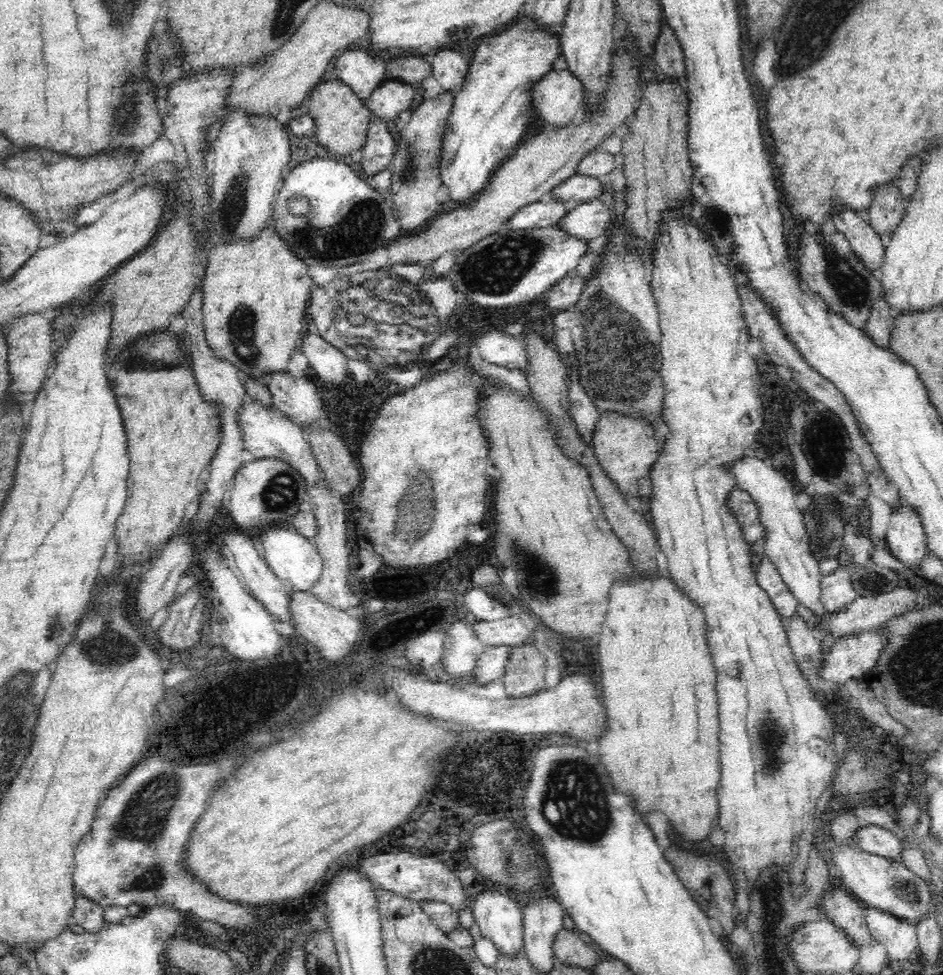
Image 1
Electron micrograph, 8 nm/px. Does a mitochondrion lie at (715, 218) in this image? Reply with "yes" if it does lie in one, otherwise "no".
yes

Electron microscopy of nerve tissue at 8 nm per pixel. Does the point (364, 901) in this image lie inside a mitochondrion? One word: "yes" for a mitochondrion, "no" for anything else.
no

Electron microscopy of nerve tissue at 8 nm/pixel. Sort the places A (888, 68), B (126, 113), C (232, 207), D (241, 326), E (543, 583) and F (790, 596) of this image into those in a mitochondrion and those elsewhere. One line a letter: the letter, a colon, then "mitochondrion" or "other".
A: other
B: mitochondrion
C: mitochondrion
D: mitochondrion
E: mitochondrion
F: other

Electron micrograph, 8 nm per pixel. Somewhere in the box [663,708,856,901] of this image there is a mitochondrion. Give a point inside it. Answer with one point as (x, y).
(770, 734)

